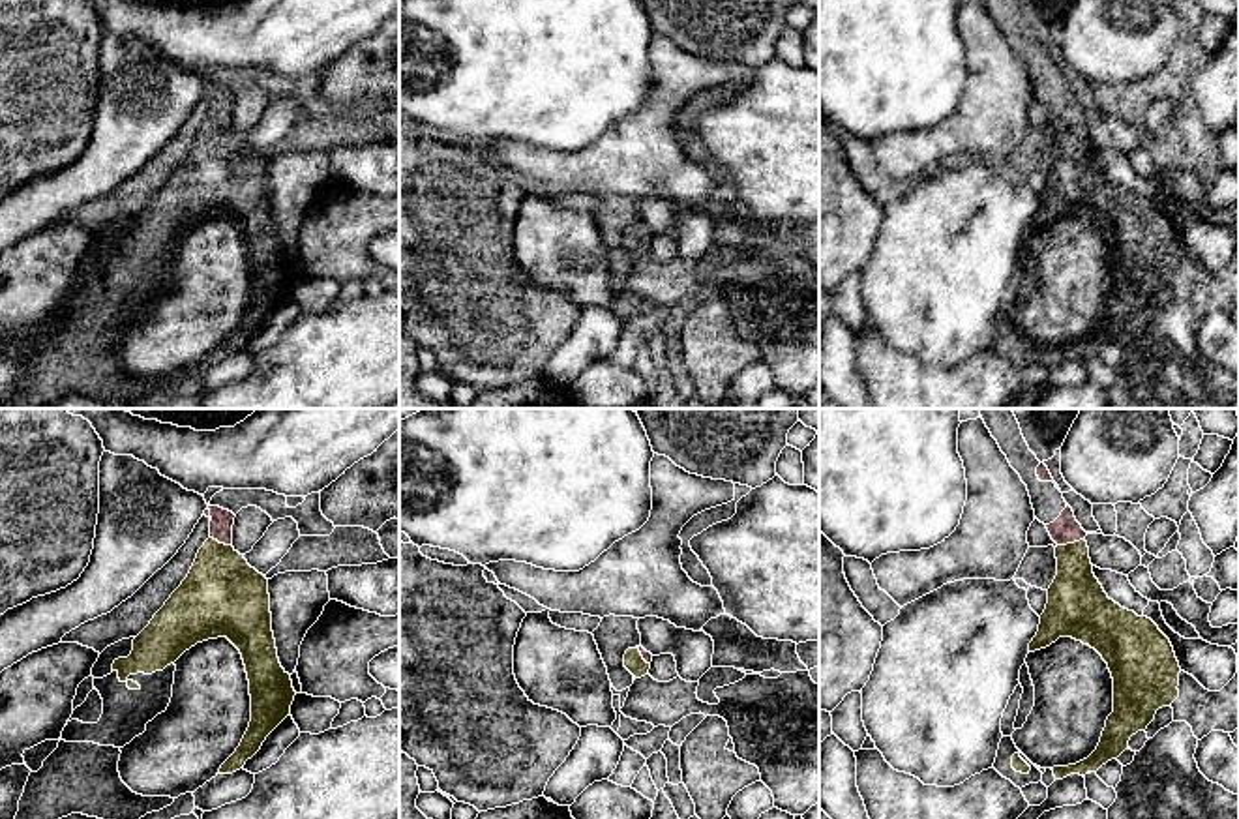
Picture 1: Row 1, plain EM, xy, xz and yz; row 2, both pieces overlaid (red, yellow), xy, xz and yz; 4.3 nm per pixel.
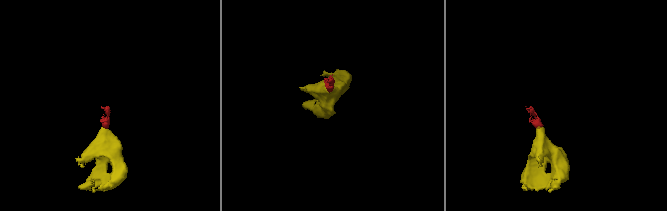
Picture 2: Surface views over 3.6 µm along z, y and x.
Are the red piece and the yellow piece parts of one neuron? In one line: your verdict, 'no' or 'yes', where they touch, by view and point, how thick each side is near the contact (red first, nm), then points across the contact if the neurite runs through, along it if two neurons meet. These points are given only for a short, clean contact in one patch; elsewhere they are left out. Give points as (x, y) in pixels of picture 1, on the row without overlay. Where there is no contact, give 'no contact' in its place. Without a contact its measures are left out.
yes | yz (1071, 122) | 120/240 nm | across yz (1065, 109), (1071, 122), (1076, 180)

